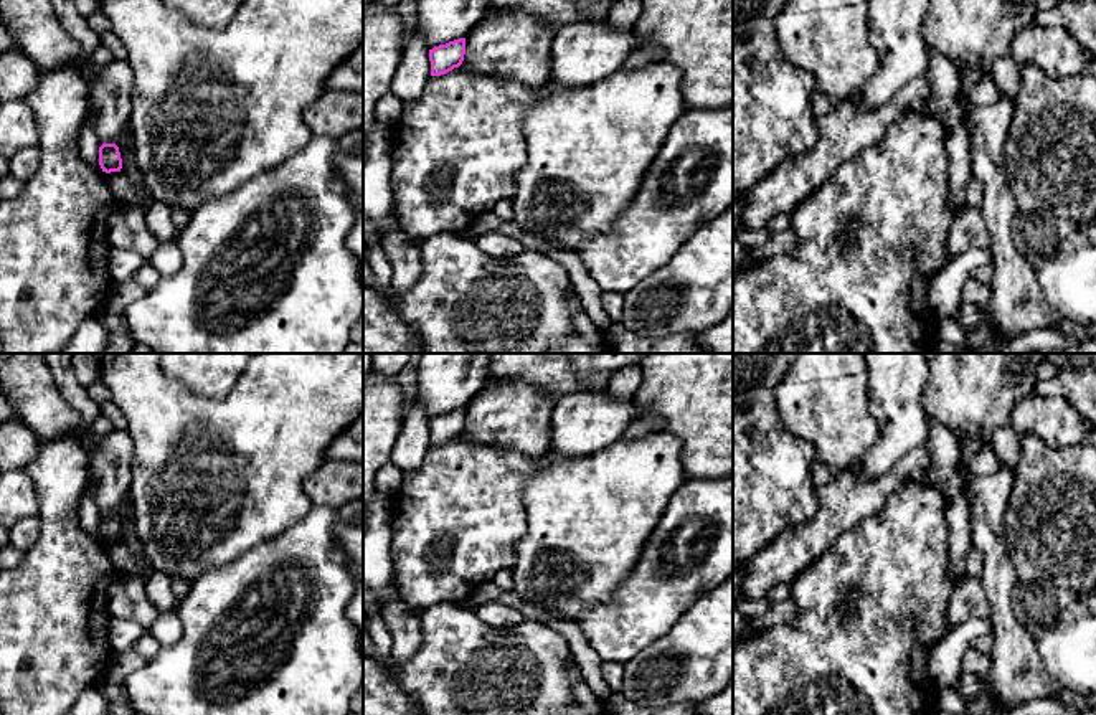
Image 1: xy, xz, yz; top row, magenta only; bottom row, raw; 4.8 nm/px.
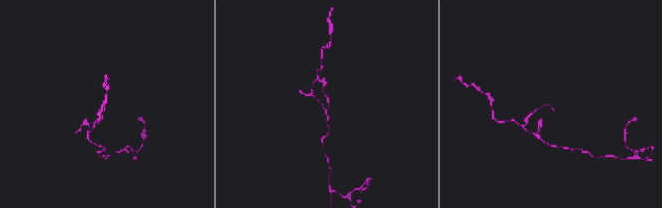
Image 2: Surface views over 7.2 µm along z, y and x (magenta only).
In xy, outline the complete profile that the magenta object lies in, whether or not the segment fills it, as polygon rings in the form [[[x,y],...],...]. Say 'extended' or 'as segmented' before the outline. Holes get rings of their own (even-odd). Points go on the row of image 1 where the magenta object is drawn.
as segmented | [[[102,144],[99,147],[99,165],[106,173],[120,172],[122,159],[116,144]]]

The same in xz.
as segmented | [[[465,38],[449,41],[429,50],[431,76],[441,76],[459,68],[465,54]]]

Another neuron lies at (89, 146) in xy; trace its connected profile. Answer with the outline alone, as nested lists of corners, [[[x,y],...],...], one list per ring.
[[[92,121],[84,122],[79,134],[79,154],[87,163],[102,172],[99,165],[99,147],[101,144],[97,140]]]

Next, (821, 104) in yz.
[[[810,91],[810,106],[815,117],[829,114],[834,107],[832,101],[820,91]]]

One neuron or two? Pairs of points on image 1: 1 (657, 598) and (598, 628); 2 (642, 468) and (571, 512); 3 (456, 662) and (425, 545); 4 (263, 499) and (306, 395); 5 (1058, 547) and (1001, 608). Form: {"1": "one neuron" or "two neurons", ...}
{"1": "one neuron", "2": "one neuron", "3": "two neurons", "4": "one neuron", "5": "two neurons"}

